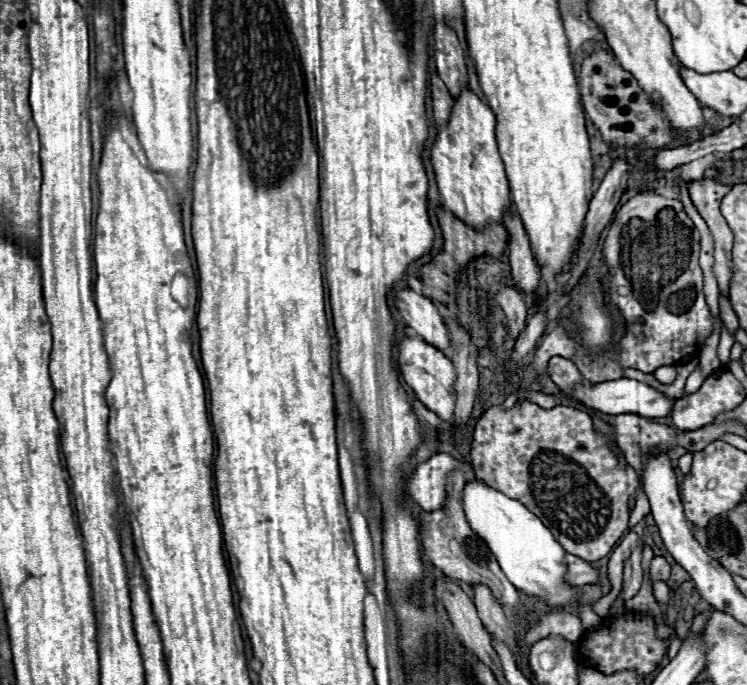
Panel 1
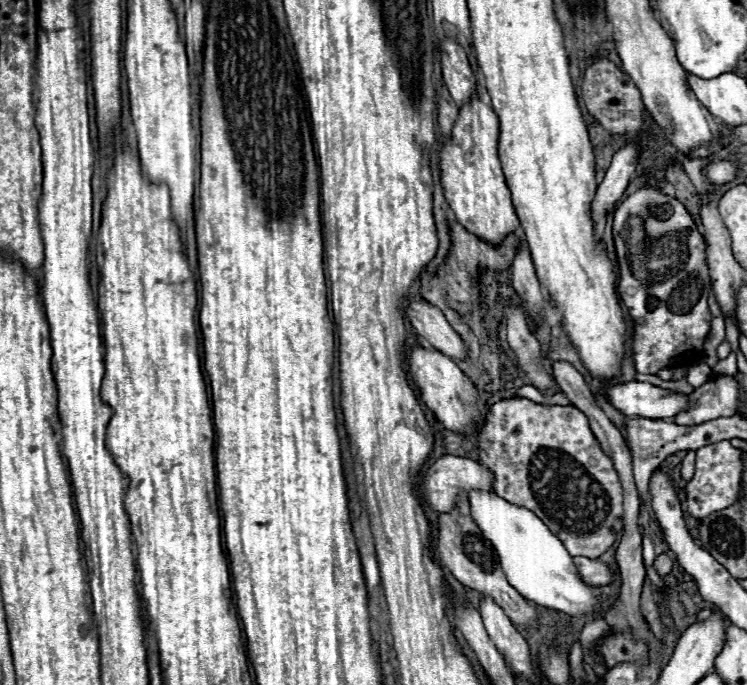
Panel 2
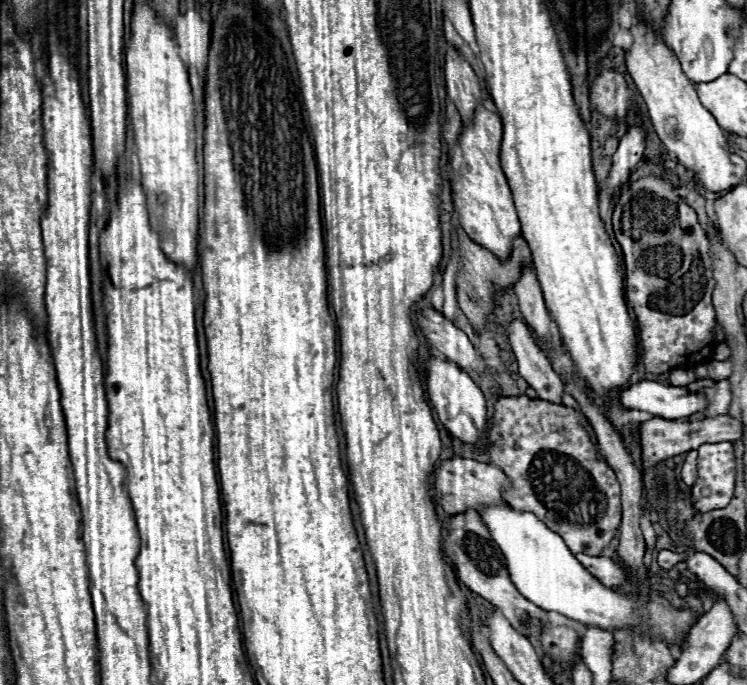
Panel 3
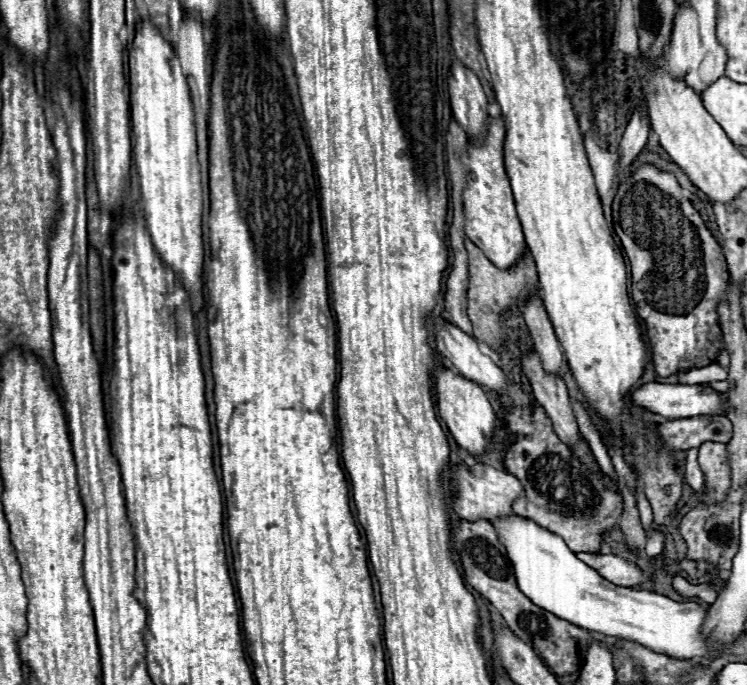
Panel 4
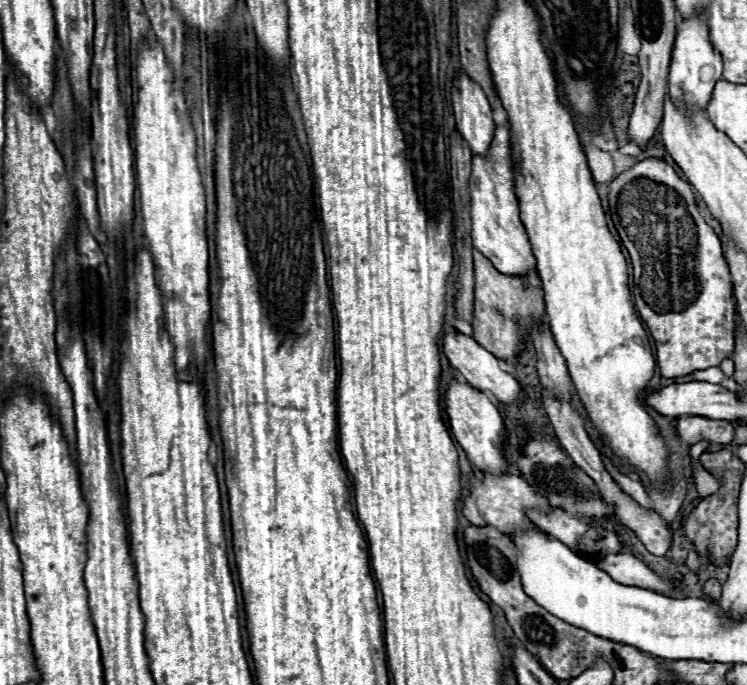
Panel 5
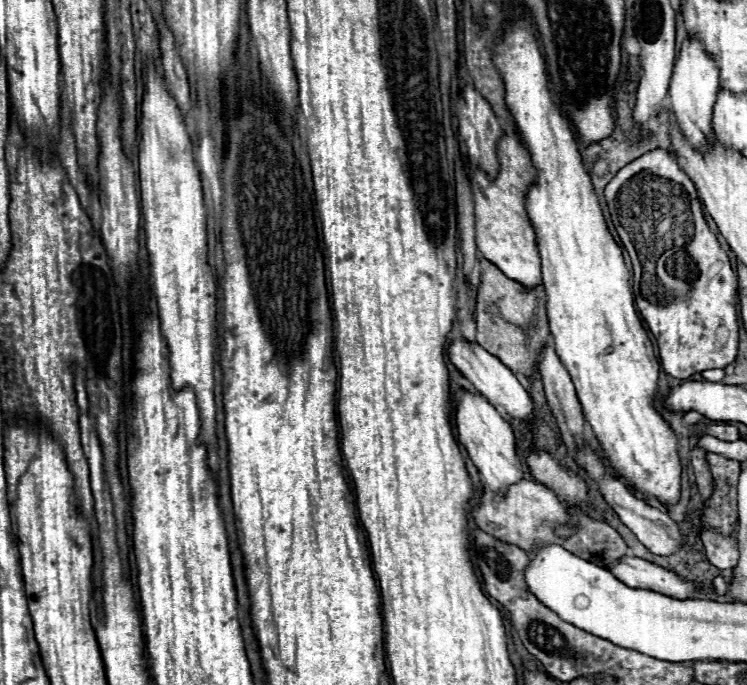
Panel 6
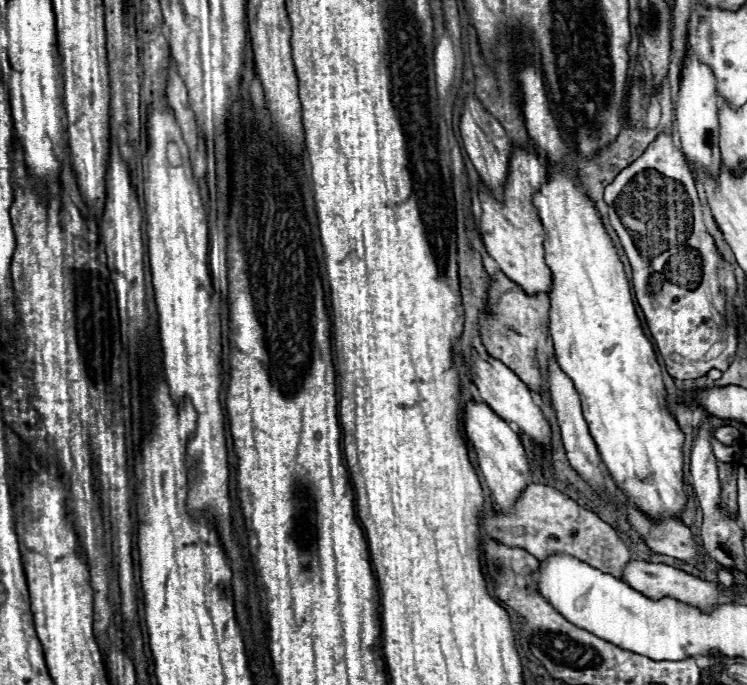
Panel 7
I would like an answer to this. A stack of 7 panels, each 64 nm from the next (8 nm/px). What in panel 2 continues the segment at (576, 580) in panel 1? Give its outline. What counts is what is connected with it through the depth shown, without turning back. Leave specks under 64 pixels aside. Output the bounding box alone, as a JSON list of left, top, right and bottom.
[572,556,616,586]

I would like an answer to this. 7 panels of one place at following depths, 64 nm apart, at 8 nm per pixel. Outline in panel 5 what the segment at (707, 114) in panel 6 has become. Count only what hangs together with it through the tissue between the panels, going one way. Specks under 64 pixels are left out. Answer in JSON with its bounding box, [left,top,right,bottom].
[668,14,722,108]

